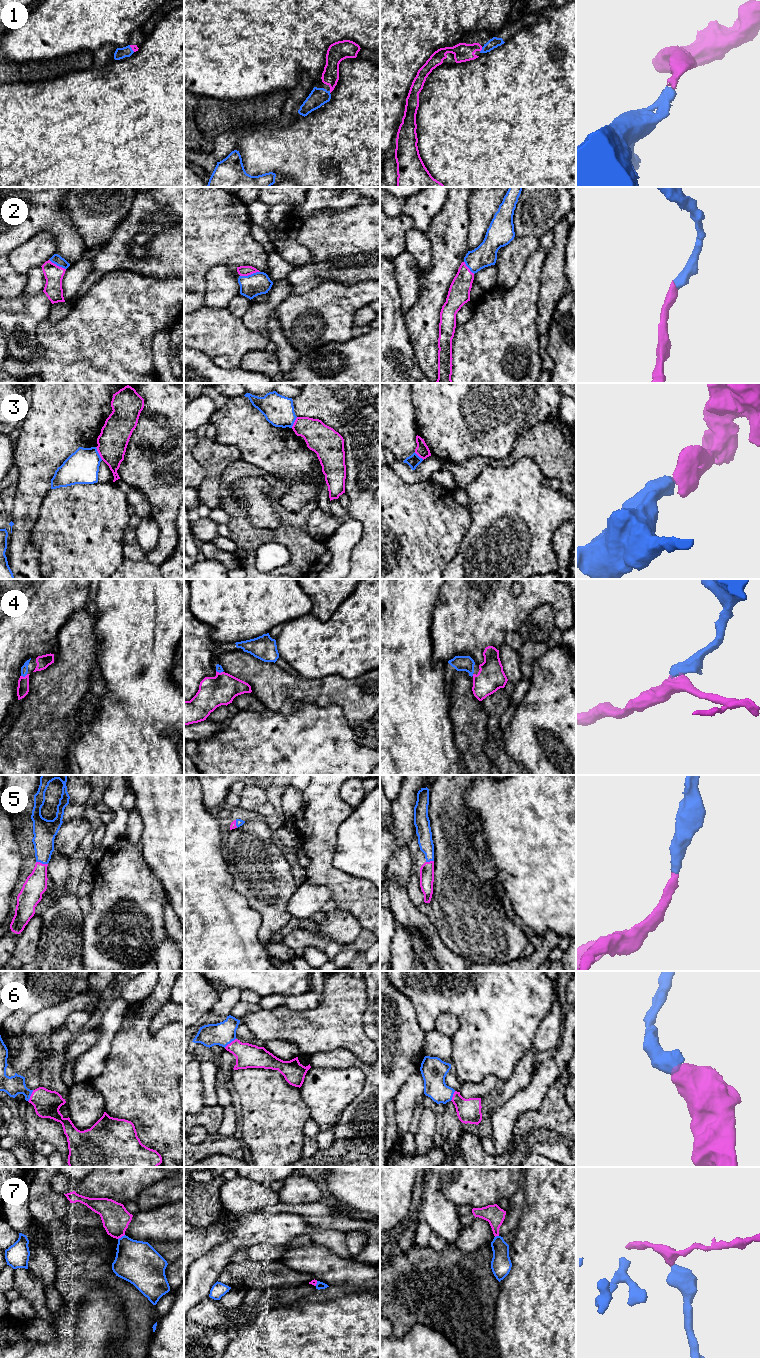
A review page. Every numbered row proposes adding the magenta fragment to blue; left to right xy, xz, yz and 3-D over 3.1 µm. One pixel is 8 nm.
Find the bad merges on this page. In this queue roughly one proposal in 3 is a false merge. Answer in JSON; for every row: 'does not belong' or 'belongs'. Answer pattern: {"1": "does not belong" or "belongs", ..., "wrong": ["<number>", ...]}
{"1": "belongs", "2": "belongs", "3": "does not belong", "4": "belongs", "5": "belongs", "6": "belongs", "7": "does not belong", "wrong": ["3", "7"]}

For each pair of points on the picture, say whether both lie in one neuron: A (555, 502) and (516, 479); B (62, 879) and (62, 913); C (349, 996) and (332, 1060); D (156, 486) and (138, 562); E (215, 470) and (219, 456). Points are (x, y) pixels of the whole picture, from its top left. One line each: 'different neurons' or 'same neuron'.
A: same neuron
B: different neurons
C: different neurons
D: different neurons
E: same neuron

